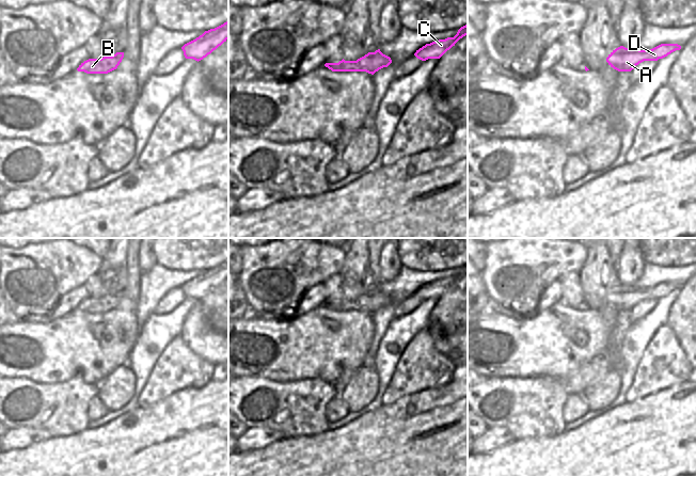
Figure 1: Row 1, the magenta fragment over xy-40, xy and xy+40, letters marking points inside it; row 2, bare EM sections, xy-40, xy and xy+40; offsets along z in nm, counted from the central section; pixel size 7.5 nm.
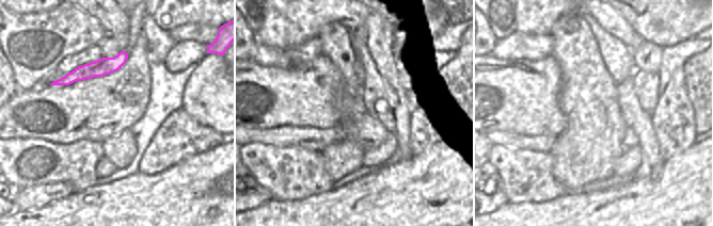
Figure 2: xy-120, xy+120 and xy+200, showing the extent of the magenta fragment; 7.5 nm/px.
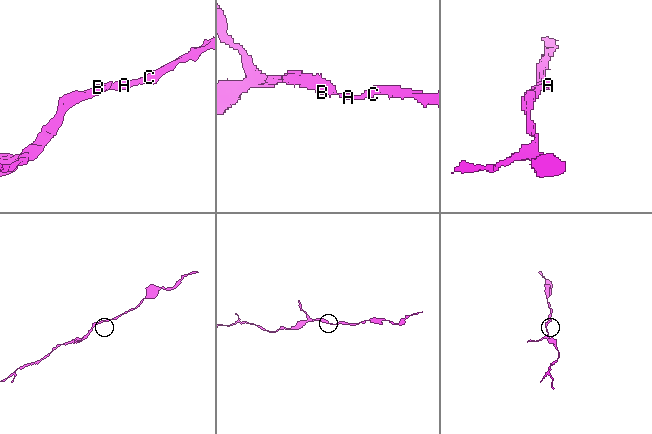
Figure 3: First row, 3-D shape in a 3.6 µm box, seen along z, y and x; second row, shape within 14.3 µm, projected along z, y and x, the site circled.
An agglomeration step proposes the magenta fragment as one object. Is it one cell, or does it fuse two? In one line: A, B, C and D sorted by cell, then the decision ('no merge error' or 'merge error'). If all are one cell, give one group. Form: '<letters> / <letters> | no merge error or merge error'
A B C D | no merge error

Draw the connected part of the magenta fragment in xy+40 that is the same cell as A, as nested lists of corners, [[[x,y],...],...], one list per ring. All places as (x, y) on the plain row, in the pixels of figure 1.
[[[661,283],[650,289],[620,285],[608,293],[606,301],[618,311],[631,311],[644,300],[658,300],[680,288],[678,283]]]

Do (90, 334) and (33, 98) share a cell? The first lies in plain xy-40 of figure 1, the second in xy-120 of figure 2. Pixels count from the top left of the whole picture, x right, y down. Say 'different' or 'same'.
same

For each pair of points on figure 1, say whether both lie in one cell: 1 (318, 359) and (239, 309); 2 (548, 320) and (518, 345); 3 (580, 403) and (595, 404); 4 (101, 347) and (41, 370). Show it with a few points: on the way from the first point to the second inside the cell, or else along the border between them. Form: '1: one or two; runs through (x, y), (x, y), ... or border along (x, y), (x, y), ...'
1: two; border along (249, 314), (239, 319)
2: one; runs through (540, 328), (525, 343)
3: two; border along (580, 394), (586, 401), (589, 410)
4: one; runs through (86, 347), (64, 348), (56, 355)

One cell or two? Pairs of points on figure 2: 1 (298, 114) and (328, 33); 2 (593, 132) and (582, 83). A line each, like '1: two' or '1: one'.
1: two
2: one

